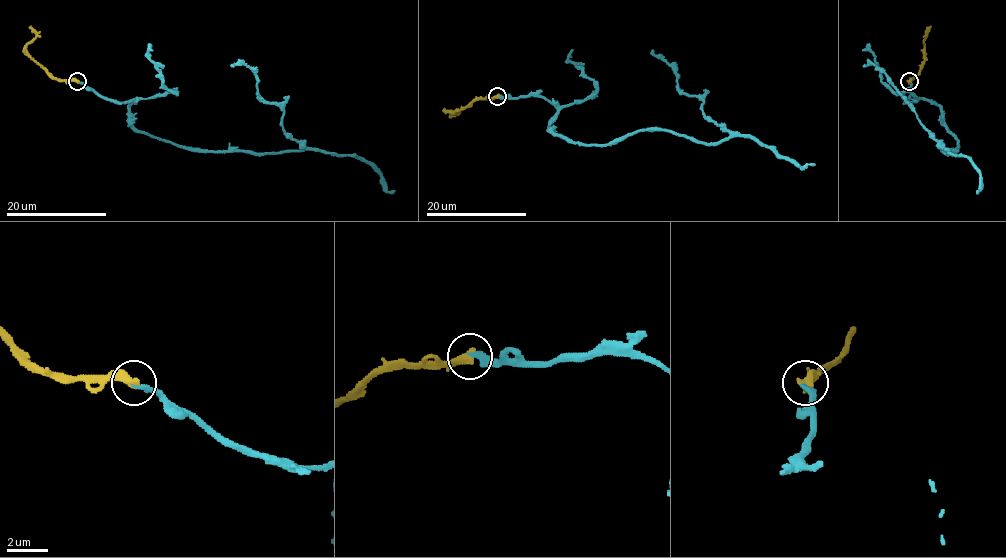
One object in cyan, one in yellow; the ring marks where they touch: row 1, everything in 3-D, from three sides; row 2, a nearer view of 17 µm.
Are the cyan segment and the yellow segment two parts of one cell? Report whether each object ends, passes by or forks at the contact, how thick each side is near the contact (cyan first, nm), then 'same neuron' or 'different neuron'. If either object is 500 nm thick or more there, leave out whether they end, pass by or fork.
cyan ends | yellow ends | 280/440 nm | same neuron

